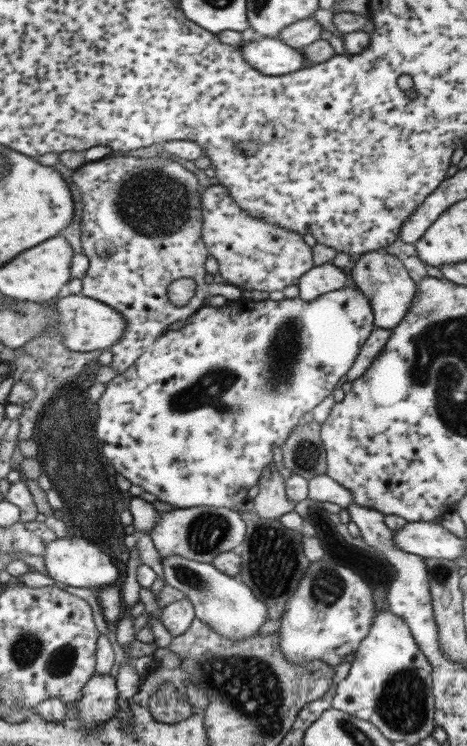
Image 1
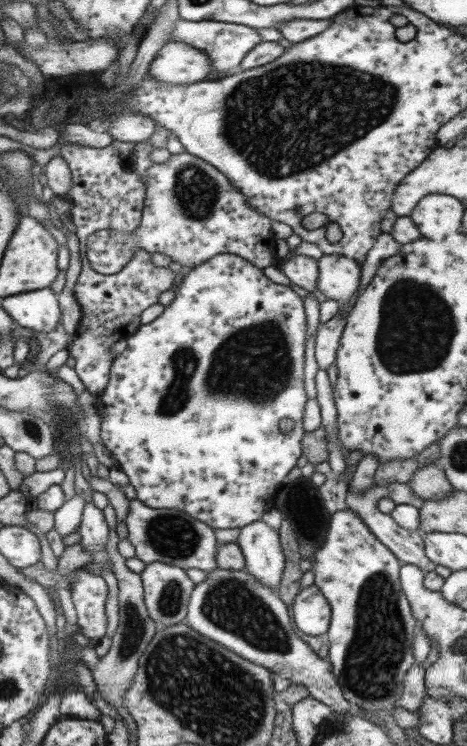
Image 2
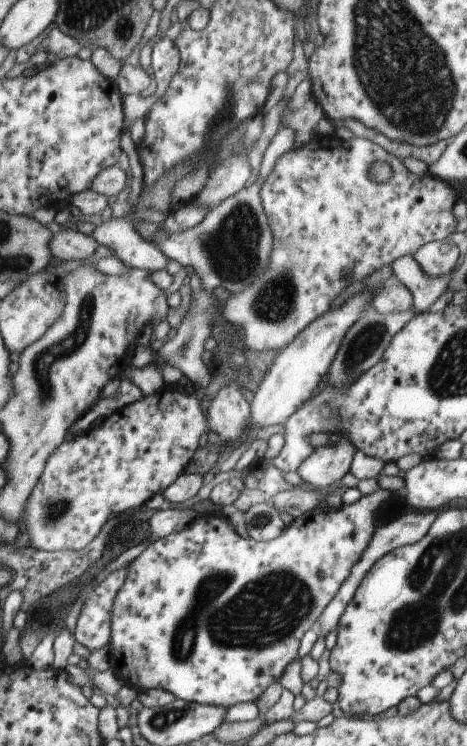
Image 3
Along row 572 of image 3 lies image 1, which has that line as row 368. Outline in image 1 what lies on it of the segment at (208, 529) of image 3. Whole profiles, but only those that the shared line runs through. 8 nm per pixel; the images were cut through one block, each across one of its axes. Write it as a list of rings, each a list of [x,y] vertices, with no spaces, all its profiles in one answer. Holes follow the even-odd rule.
[[[345,286],[320,294],[310,301],[302,301],[299,297],[283,297],[275,301],[268,298],[262,301],[239,298],[226,302],[221,307],[201,306],[189,315],[183,328],[161,334],[160,338],[149,345],[131,366],[105,384],[105,391],[96,401],[97,420],[95,420],[95,432],[97,438],[101,440],[103,456],[109,460],[116,474],[121,474],[133,486],[139,486],[141,490],[153,494],[156,500],[170,504],[175,509],[198,506],[232,509],[235,504],[246,502],[247,490],[258,484],[262,470],[272,463],[271,448],[281,447],[290,432],[301,421],[303,414],[315,408],[325,396],[329,396],[335,390],[339,379],[347,374],[359,354],[369,332],[374,329],[373,313],[368,300],[360,290]]]

